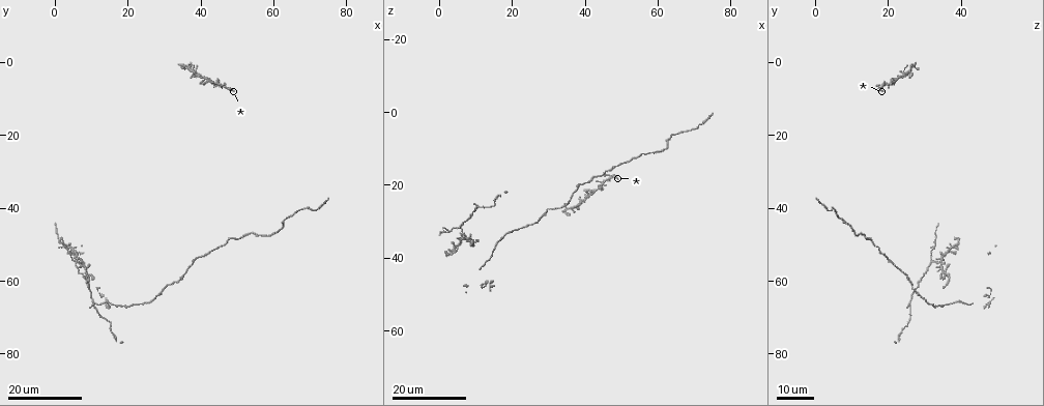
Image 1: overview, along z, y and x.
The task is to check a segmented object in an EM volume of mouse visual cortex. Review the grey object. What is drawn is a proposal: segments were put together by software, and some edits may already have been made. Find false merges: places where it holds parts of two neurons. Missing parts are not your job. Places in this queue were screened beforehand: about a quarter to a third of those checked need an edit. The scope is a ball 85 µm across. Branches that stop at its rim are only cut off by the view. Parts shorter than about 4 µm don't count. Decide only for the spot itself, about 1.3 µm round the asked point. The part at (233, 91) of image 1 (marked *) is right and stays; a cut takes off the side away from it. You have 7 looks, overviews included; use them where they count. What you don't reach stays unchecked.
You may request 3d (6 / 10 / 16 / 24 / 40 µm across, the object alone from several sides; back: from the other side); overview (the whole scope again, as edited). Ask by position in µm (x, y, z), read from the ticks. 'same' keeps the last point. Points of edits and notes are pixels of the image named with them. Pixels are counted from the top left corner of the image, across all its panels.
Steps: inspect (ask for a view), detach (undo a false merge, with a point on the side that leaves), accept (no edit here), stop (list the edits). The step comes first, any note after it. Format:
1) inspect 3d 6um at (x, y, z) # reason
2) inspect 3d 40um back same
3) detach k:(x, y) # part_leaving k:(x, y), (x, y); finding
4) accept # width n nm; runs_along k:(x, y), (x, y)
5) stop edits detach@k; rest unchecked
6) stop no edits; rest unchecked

inspect 3d 24um at (29.5, 62.0, 26.5) # sudden change in width

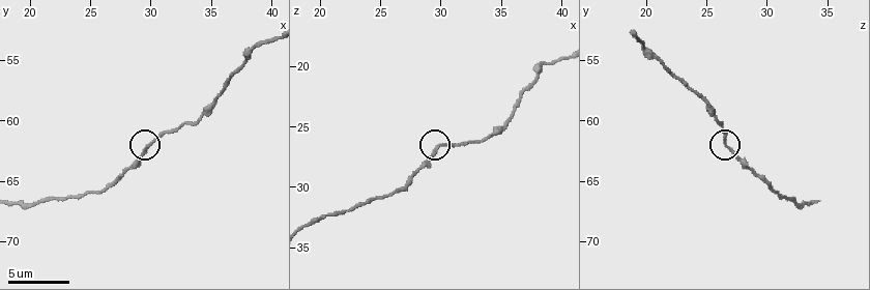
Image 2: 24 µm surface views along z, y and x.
inspect 3d 6um at (29.8, 62.2, 26.8)

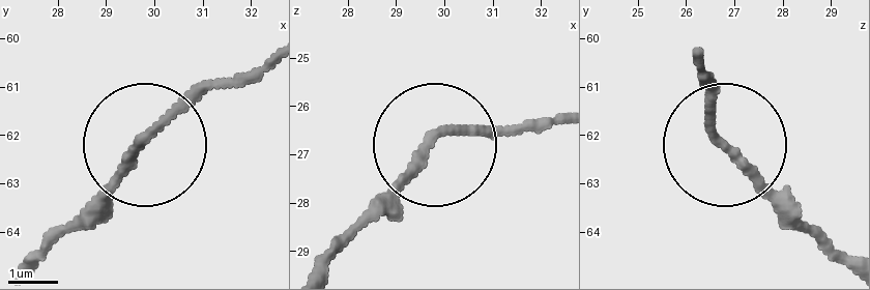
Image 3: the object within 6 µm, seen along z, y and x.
accept # one neuron here

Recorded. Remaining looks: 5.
inspect 3d 24um at (7.5, 54.5, 34.0) # looks like a crossing

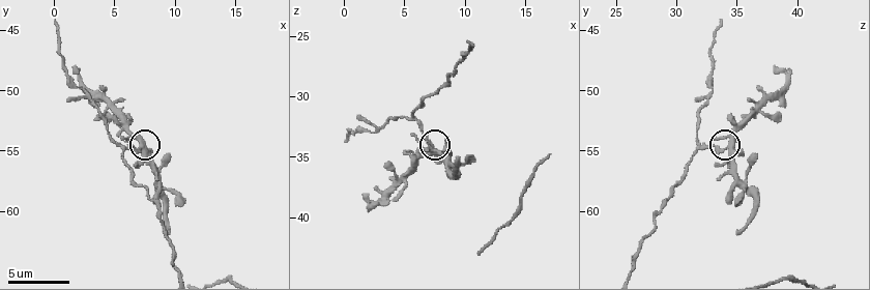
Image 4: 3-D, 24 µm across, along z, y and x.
inspect 3d 10um at (7.4, 54.6, 34.4) # closer look

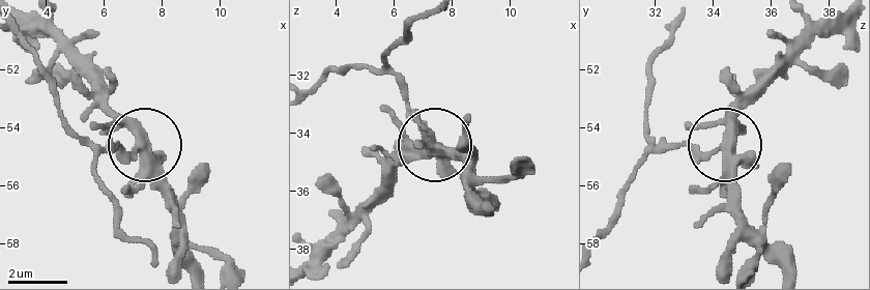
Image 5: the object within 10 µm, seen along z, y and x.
detach 5:(110, 144) # side_arm 20 um; part_leaving 5:(127, 154), (113, 150), (93, 172), (123, 232), (145, 247); two neurons meet here

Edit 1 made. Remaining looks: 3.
inspect 3d 24um at (19.0, 67.0, 33.0) # narrows sharply

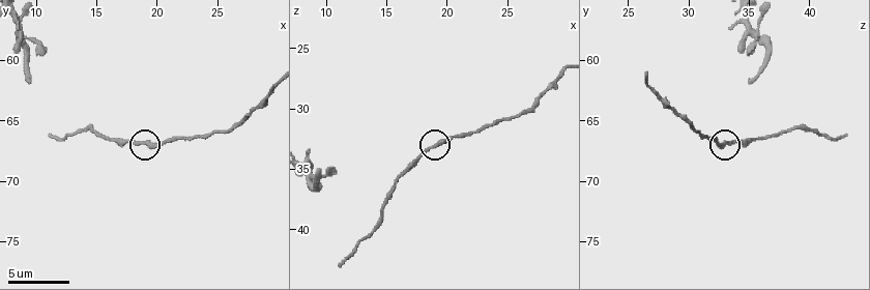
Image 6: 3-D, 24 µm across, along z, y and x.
inspect 3d 10um at (18.6, 66.8, 33.2)

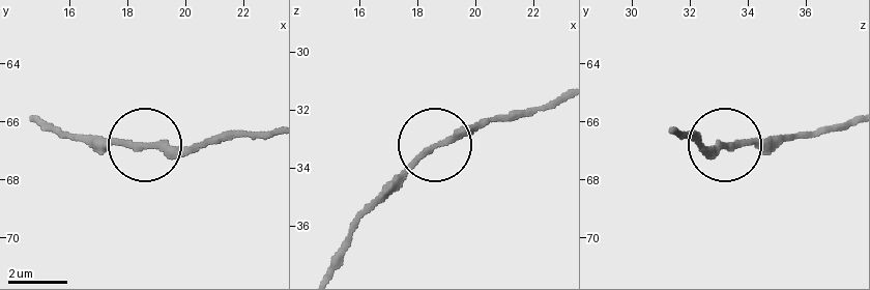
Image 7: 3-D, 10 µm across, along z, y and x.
accept # width 230 nm; runs_along 7:(556, 98), (452, 134), (380, 200); all the same neuron

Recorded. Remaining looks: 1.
stop edits detach@5; rest unchecked

